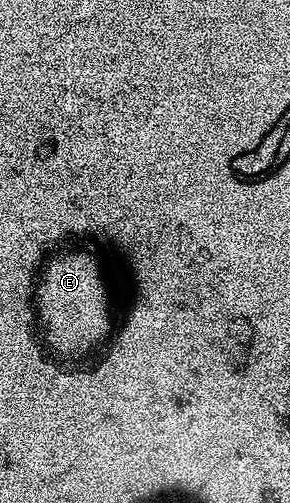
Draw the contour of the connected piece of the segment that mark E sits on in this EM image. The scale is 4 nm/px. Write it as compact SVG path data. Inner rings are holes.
M62 249L57 253L51 254L41 268L40 278L37 280L34 293L36 323L40 328L41 342L45 344L59 360L82 361L85 355L92 354L98 346L101 348L103 344L111 338L110 299L106 296L106 283L102 280L102 271L98 268L97 261L86 251L66 250L67 249Z

